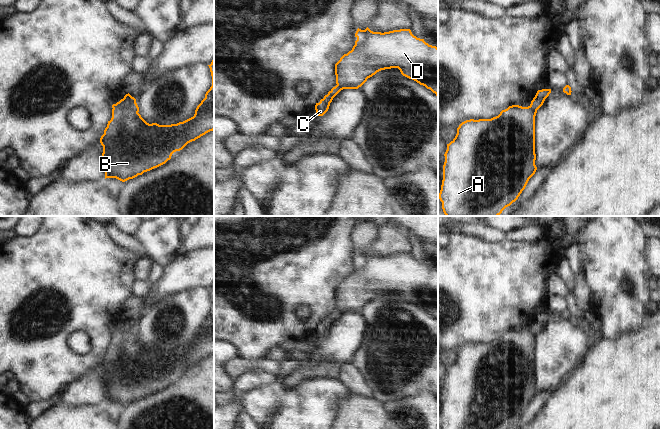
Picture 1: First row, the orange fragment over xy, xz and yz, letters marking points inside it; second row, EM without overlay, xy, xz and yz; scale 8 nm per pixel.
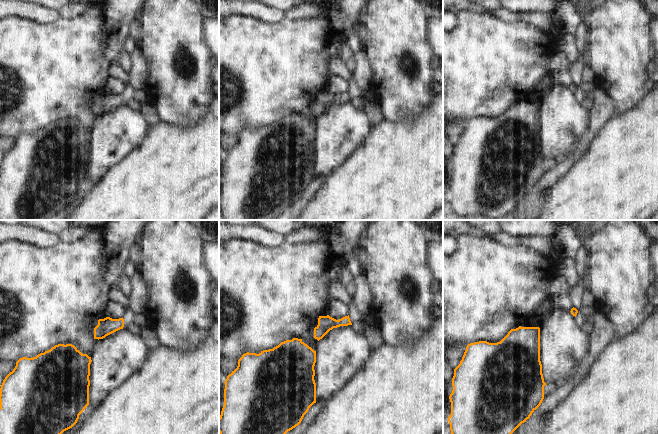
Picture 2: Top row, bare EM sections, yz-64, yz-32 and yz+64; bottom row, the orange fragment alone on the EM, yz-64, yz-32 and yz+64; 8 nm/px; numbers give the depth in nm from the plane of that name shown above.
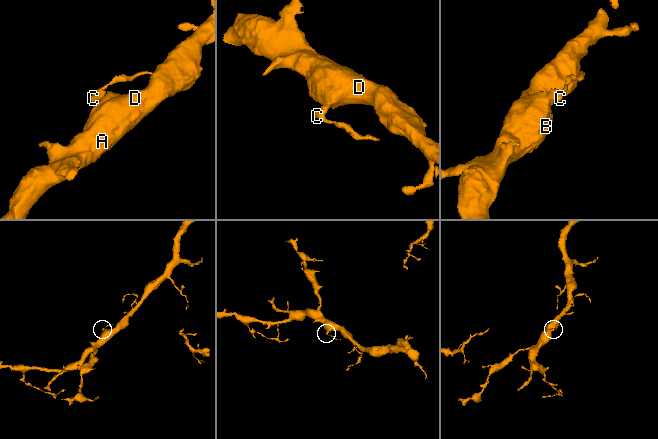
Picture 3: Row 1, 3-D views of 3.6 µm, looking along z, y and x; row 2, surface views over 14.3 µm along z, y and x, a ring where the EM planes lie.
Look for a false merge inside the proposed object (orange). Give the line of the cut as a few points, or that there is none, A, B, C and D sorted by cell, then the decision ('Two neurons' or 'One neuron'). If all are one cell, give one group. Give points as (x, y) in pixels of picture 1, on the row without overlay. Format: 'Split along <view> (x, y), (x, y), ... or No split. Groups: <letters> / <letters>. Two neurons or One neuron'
Split along yz (529, 330), (536, 335). Groups: A B D / C. Two neurons

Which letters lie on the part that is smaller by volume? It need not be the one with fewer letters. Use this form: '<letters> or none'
C

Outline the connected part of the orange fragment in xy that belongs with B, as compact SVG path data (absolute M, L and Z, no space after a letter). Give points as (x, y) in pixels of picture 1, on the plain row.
M214 283L208 290L212 300L212 310L197 330L194 340L183 346L171 349L147 347L138 337L136 323L129 317L116 327L112 333L112 342L100 362L103 370L101 382L105 390L105 403L116 402L125 406L142 399L165 388L174 376L182 374L188 367L214 354Z

